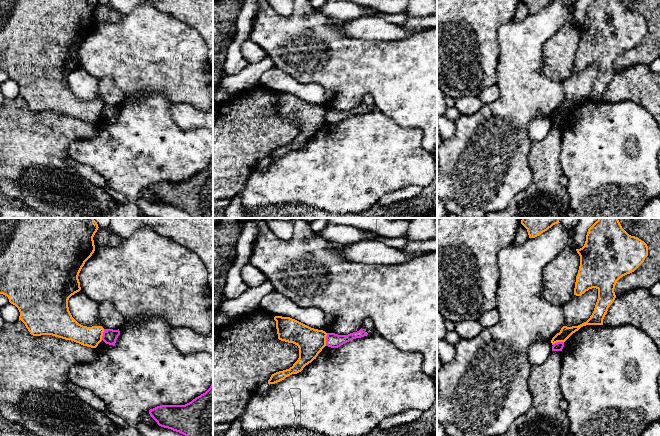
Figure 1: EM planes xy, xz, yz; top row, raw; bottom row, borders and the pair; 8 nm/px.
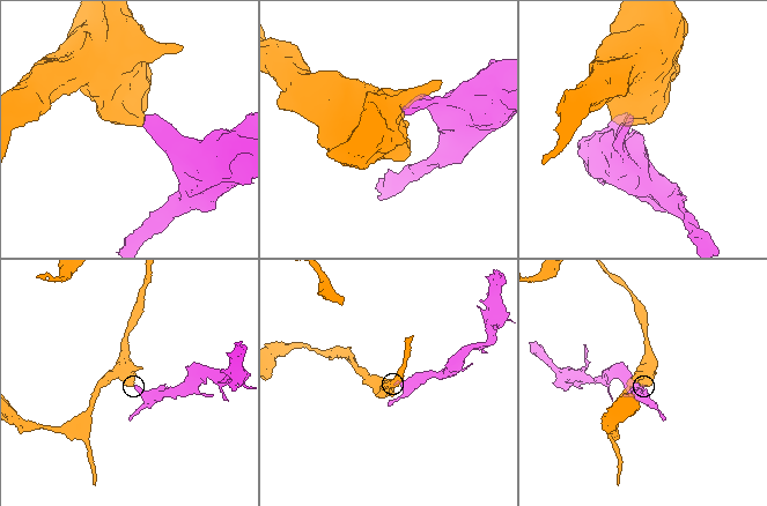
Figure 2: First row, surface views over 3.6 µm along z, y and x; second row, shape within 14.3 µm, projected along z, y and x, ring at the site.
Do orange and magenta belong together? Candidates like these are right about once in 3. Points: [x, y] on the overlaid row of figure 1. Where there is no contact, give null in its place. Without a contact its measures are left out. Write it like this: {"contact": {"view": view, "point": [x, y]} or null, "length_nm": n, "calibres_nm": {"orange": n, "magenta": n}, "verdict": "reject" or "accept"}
{"contact": {"view": "xz", "point": [325, 339]}, "length_nm": 110, "calibres_nm": {"orange": 220, "magenta": 120}, "verdict": "reject"}

